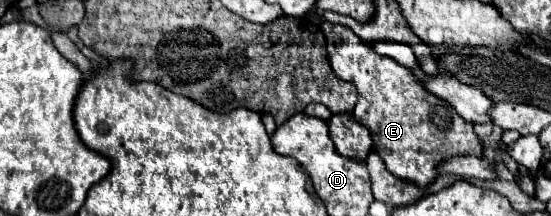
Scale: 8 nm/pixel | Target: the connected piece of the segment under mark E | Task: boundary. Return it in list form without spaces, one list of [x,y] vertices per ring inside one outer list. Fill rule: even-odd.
[[[322,22],[320,28],[326,36],[328,58],[334,74],[342,80],[352,80],[358,88],[354,118],[370,130],[374,152],[380,154],[386,168],[394,176],[426,186],[438,176],[436,166],[444,158],[456,154],[482,156],[482,144],[474,132],[474,126],[458,116],[446,100],[430,94],[412,70],[400,66],[388,56],[376,54],[372,44],[360,40],[342,24]]]

